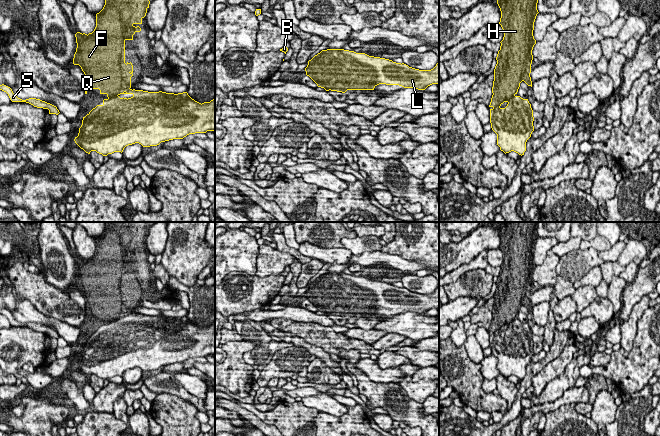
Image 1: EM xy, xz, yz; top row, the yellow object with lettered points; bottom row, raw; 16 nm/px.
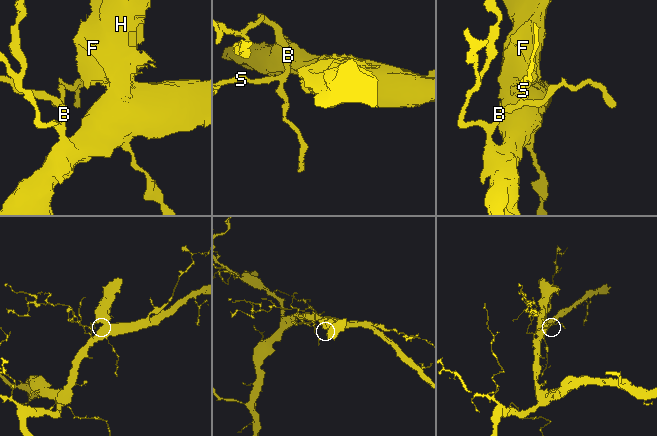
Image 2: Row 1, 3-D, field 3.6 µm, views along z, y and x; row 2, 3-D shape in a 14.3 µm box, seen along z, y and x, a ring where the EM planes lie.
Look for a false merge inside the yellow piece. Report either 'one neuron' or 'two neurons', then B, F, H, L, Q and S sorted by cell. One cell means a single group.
one neuron; groups B F H L Q S

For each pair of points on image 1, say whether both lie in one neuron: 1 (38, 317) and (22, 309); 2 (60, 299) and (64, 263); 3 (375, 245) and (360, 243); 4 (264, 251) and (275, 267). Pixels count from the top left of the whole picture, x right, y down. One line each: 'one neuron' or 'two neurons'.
1: one neuron
2: two neurons
3: one neuron
4: one neuron

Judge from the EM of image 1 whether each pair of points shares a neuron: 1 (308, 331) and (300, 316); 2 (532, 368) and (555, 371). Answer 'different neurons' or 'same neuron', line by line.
1: different neurons
2: different neurons

